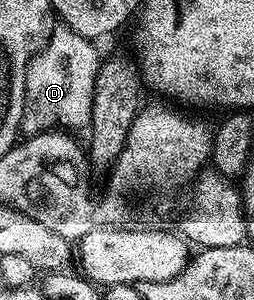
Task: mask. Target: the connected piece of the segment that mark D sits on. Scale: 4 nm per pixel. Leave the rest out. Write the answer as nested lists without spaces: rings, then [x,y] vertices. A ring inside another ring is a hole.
[[[69,32],[68,37],[53,36],[51,42],[44,46],[39,53],[32,54],[28,60],[28,70],[26,71],[26,83],[24,84],[24,114],[20,120],[20,133],[32,125],[32,129],[23,135],[25,138],[33,137],[45,132],[55,121],[61,121],[61,126],[69,130],[87,130],[91,123],[91,112],[94,106],[95,79],[99,73],[102,62],[102,54],[95,49],[93,42],[89,38],[82,37],[74,32]]]

